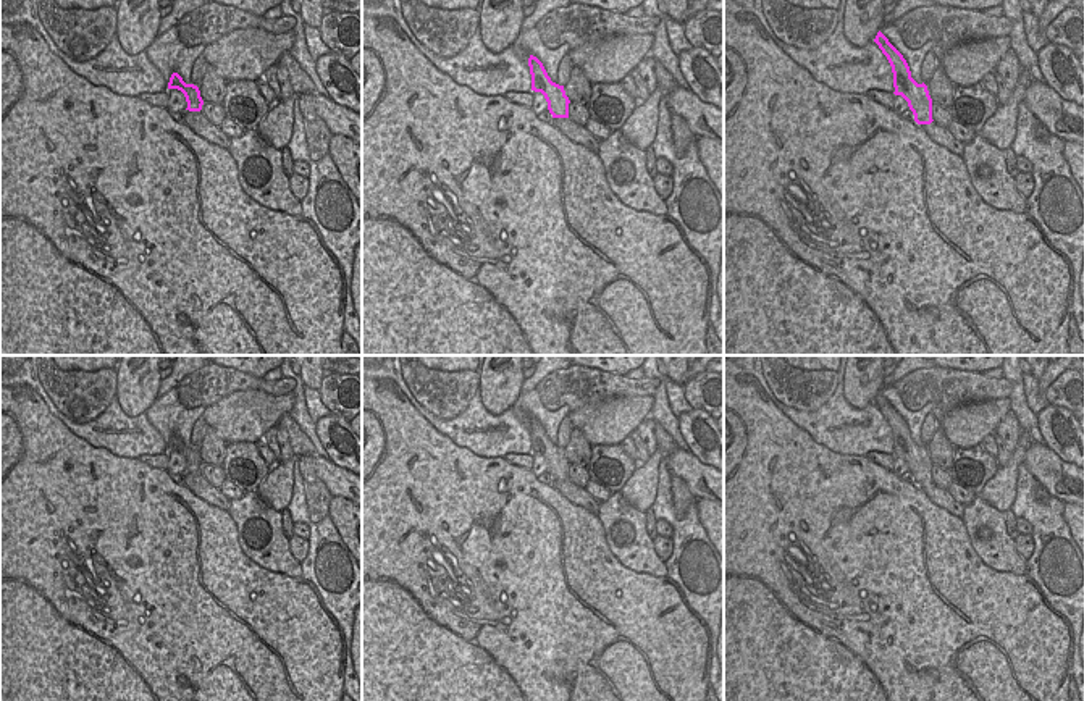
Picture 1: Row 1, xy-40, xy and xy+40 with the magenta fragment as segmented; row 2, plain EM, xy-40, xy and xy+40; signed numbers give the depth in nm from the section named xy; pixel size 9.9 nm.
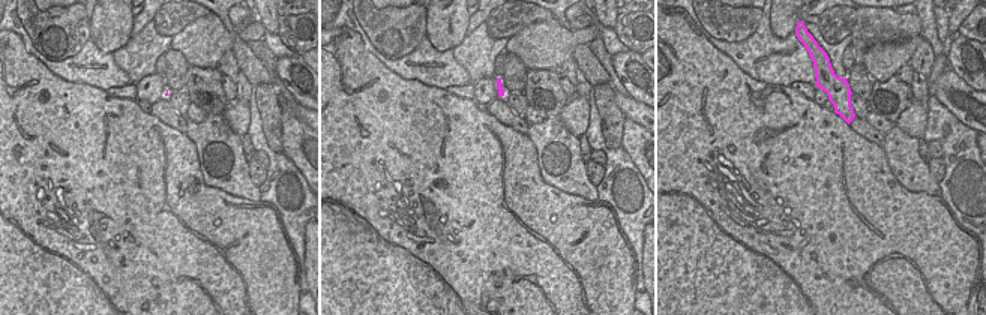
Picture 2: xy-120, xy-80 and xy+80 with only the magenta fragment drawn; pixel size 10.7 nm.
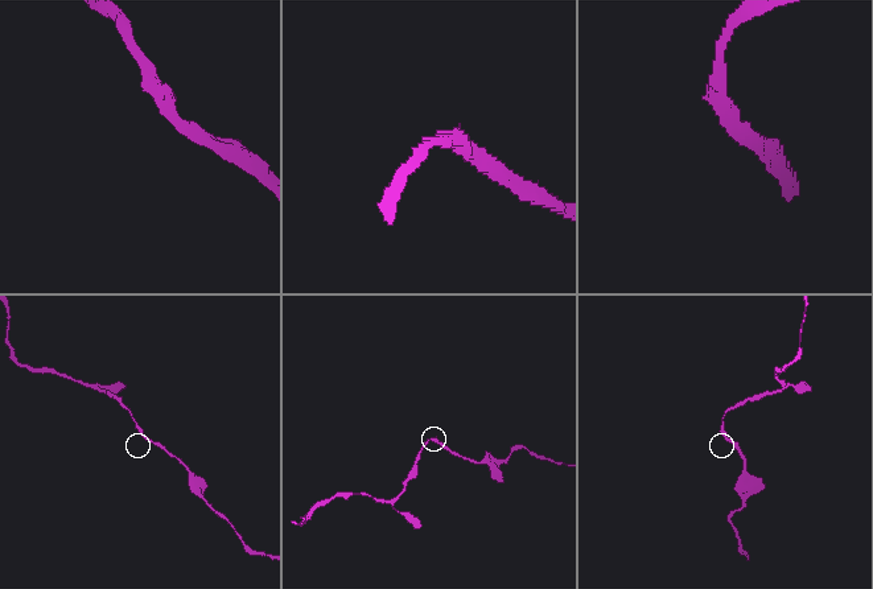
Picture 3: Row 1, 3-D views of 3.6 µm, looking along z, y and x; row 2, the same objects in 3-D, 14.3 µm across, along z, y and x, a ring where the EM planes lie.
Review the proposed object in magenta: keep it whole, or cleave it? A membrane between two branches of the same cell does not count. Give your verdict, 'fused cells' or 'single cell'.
fused cells

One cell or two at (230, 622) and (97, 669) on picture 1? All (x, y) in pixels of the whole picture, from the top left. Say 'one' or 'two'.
one

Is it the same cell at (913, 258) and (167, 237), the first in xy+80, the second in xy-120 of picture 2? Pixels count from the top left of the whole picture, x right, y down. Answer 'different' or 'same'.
same

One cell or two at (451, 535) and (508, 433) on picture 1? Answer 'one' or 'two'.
two

